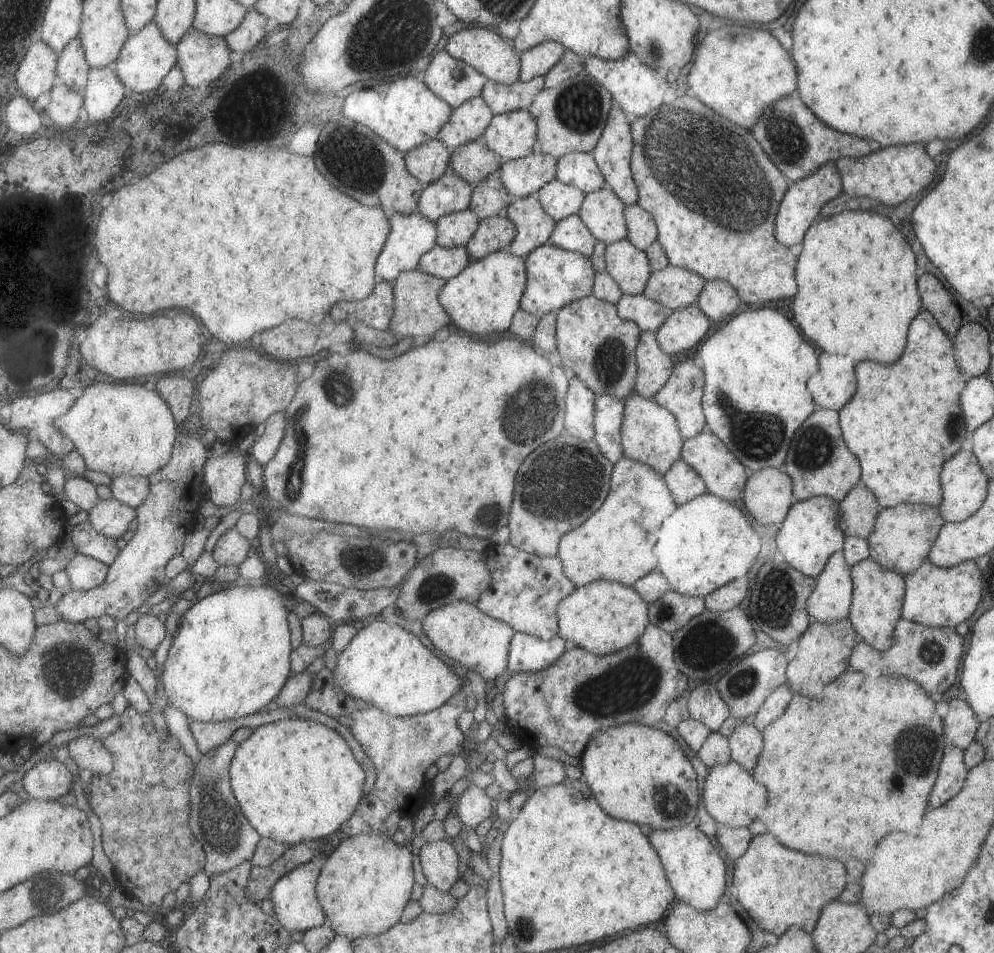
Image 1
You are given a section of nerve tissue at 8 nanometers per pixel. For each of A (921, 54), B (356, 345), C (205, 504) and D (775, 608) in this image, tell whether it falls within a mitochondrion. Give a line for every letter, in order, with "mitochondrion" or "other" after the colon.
A: other
B: other
C: other
D: mitochondrion

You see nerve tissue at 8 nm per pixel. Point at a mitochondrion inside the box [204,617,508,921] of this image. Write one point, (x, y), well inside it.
(223, 812)

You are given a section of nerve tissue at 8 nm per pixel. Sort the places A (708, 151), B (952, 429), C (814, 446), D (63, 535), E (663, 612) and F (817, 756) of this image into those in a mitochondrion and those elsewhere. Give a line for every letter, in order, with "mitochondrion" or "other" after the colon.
A: mitochondrion
B: mitochondrion
C: mitochondrion
D: other
E: mitochondrion
F: other

